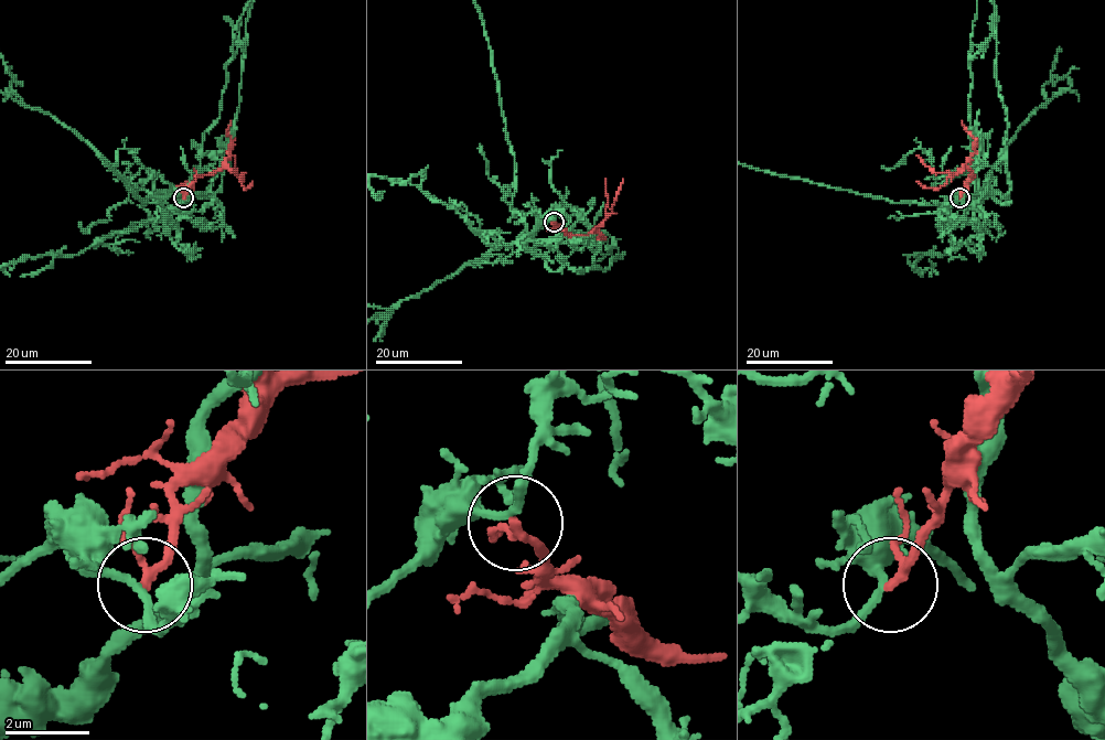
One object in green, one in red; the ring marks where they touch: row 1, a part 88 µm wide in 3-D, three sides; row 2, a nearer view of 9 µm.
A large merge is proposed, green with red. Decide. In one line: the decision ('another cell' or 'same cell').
another cell

